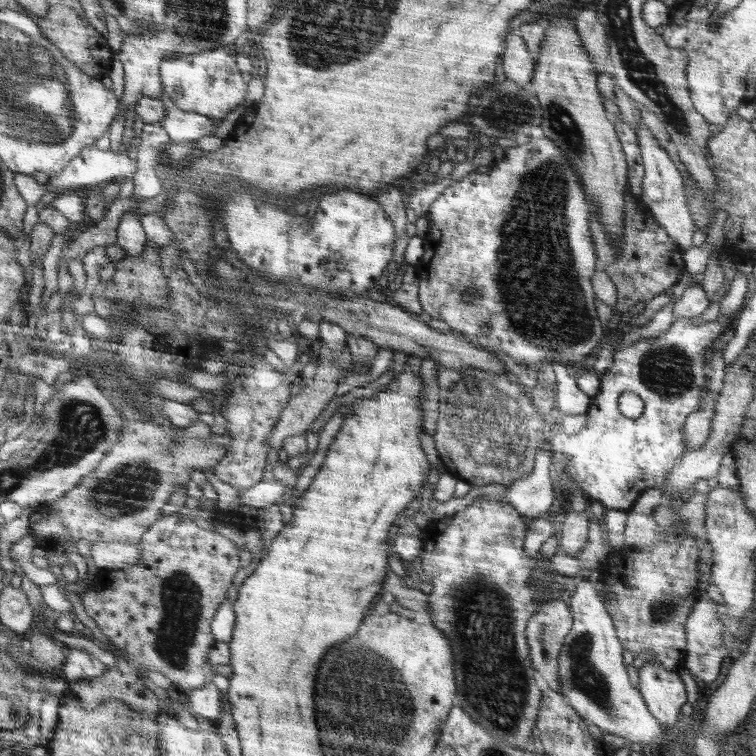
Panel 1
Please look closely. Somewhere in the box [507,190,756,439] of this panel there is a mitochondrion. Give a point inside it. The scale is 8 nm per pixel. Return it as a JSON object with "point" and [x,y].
{"point":[665,371]}

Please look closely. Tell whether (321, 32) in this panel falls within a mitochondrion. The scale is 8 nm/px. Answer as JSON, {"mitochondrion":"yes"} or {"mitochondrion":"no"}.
{"mitochondrion":"yes"}

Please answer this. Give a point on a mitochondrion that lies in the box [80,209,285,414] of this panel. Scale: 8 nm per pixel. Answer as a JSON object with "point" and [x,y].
{"point":[139,382]}

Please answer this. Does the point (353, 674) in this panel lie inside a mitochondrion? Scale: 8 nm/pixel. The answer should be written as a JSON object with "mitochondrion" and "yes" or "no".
{"mitochondrion":"yes"}

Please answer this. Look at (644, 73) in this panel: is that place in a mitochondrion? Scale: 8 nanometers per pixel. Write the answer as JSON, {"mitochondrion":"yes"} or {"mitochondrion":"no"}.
{"mitochondrion":"yes"}

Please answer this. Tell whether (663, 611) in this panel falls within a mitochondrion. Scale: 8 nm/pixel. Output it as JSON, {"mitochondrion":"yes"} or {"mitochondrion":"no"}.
{"mitochondrion":"yes"}

